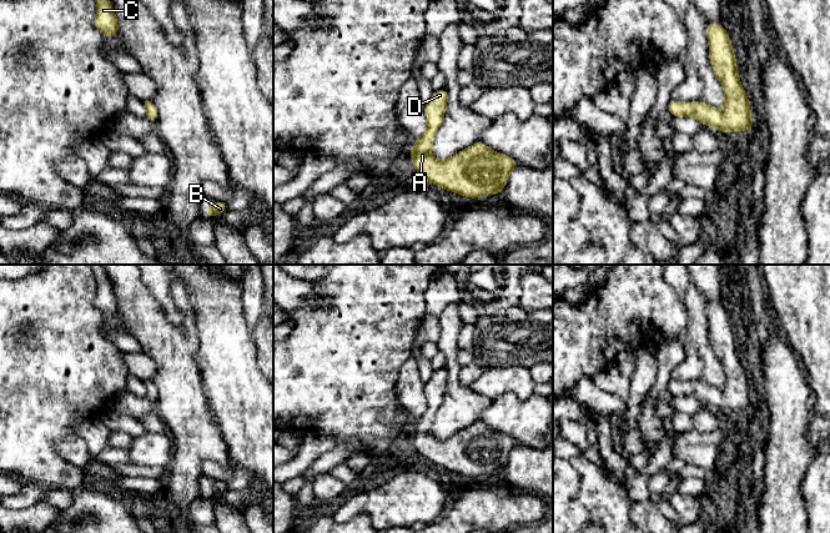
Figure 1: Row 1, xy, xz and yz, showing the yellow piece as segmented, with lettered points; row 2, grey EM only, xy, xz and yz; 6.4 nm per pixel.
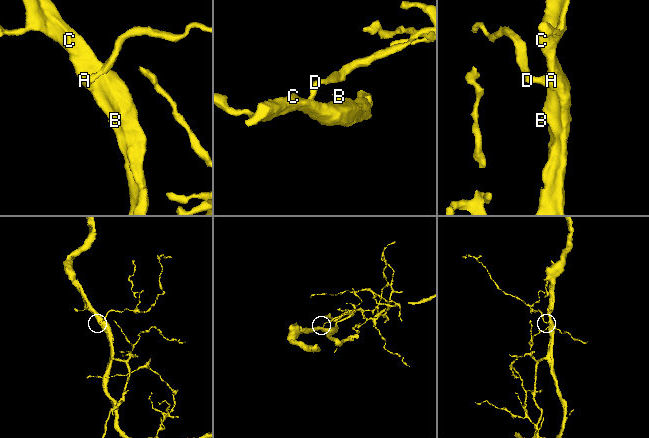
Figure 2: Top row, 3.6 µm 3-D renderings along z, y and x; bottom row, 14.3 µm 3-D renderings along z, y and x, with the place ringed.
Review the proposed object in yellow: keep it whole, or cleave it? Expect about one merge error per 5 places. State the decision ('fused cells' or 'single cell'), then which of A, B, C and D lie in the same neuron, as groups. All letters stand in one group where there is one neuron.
single cell | A B C D

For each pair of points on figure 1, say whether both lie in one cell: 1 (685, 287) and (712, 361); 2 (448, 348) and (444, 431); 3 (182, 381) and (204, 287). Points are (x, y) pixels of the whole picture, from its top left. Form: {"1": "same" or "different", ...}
{"1": "same", "2": "same", "3": "different"}

